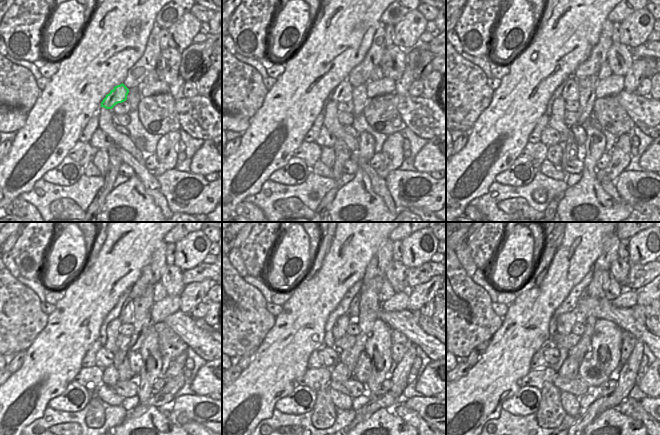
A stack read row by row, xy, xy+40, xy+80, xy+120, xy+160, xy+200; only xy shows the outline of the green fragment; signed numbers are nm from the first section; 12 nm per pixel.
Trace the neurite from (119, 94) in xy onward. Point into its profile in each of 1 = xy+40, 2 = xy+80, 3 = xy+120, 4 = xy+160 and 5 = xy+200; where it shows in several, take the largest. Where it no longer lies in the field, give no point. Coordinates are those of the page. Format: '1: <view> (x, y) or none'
1: xy+40 (344, 92)
2: xy+80 (570, 92)
3: xy+120 (127, 313)
4: xy+160 (353, 312)
5: xy+200 (585, 294)

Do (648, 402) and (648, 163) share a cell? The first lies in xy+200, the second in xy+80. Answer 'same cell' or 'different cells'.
different cells

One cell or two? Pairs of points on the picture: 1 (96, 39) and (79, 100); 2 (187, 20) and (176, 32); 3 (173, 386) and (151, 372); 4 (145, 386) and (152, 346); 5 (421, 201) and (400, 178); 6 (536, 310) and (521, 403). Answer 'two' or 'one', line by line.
1: one
2: one
3: two
4: one
5: one
6: two

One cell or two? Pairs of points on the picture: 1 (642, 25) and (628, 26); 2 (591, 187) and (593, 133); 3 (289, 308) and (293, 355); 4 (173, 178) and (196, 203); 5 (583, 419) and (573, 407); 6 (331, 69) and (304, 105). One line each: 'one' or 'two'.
1: one
2: one
3: one
4: one
5: two
6: one

